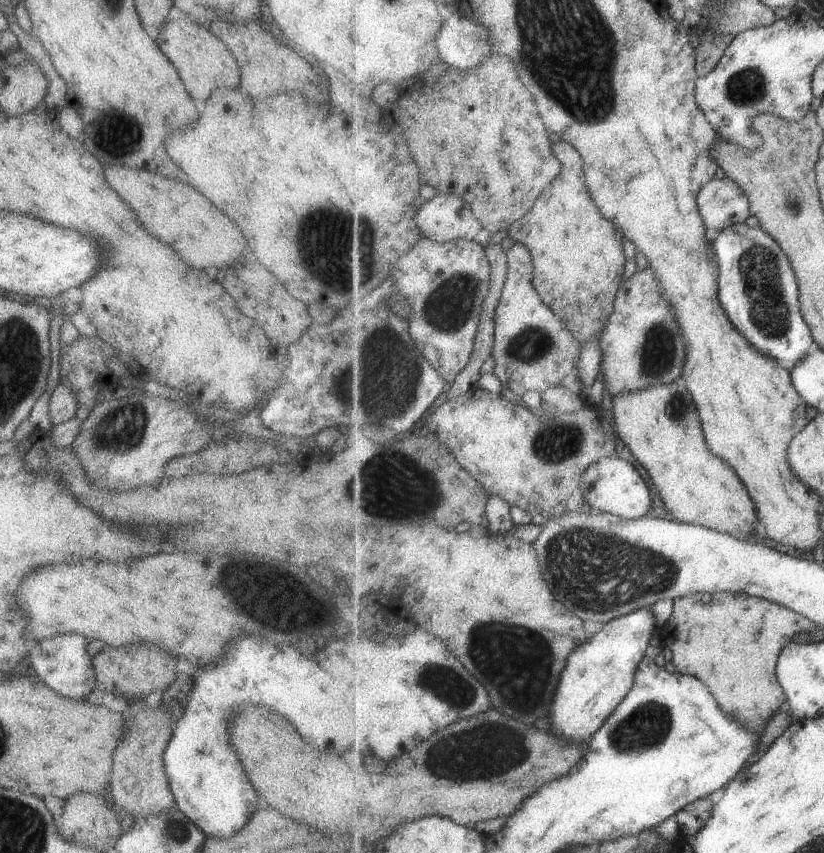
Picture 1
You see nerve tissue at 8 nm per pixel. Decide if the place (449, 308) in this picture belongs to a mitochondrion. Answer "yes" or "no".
yes

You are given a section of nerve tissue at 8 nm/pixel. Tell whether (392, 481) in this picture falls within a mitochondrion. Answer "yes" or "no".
yes

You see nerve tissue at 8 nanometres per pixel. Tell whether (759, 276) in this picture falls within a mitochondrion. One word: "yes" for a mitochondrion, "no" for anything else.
yes

